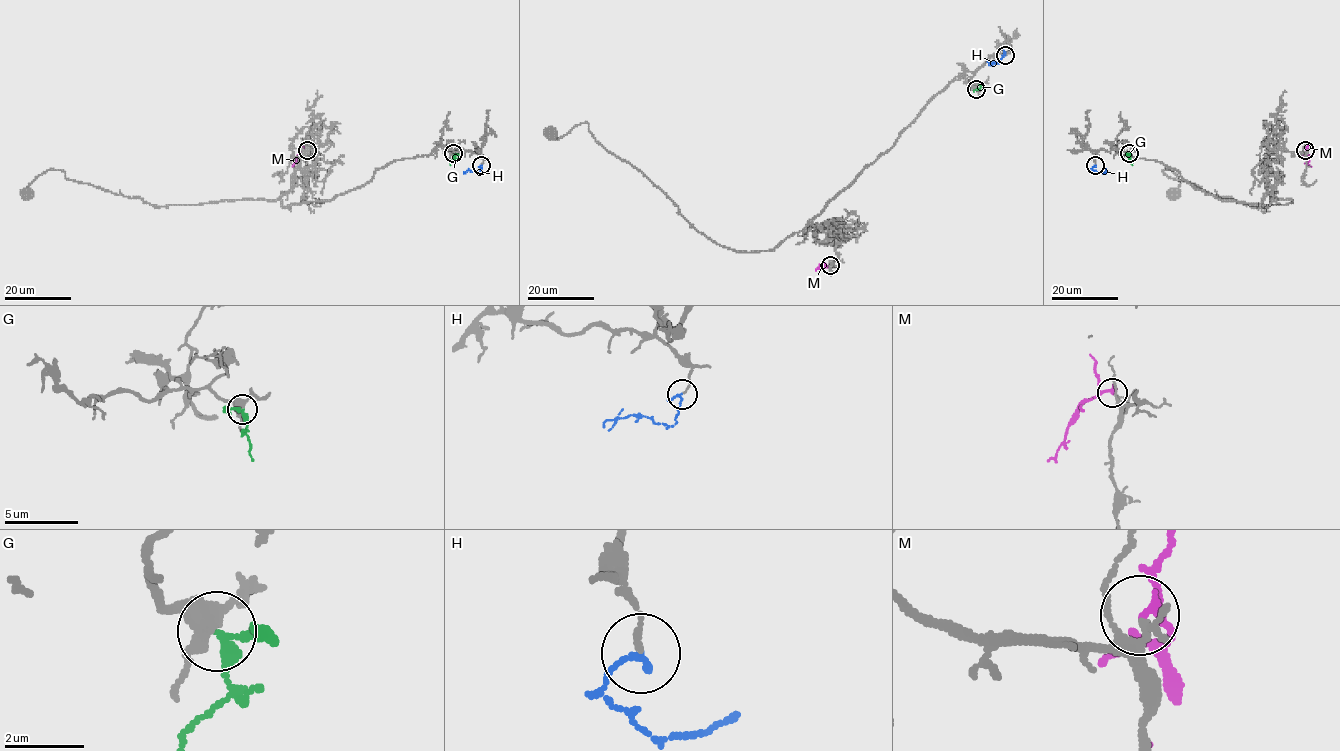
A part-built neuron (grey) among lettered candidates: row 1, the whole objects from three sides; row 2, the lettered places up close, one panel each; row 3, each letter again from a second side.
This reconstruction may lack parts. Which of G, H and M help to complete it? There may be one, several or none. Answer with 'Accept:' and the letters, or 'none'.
Accept: M

